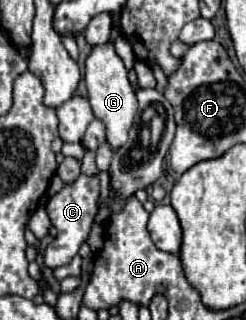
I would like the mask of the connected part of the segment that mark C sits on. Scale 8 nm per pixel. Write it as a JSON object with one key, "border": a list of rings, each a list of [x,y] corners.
{"border":[[[80,175],[72,185],[64,185],[60,193],[56,193],[48,203],[46,203],[46,211],[48,217],[52,221],[52,225],[58,229],[58,235],[54,237],[54,241],[46,247],[44,251],[44,265],[50,269],[56,269],[60,265],[68,265],[72,261],[72,257],[78,253],[80,245],[88,239],[90,227],[94,223],[94,217],[98,213],[98,195],[100,195],[100,187],[98,187],[98,177],[92,175]]]}

